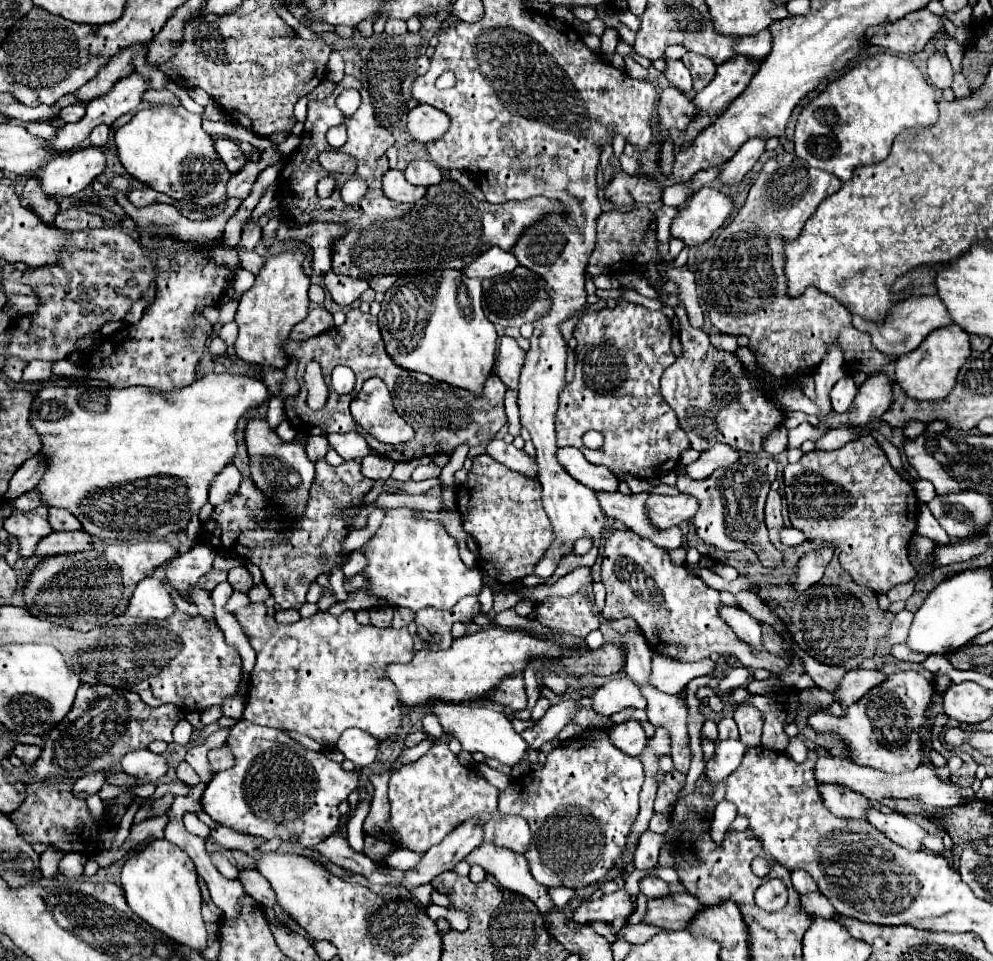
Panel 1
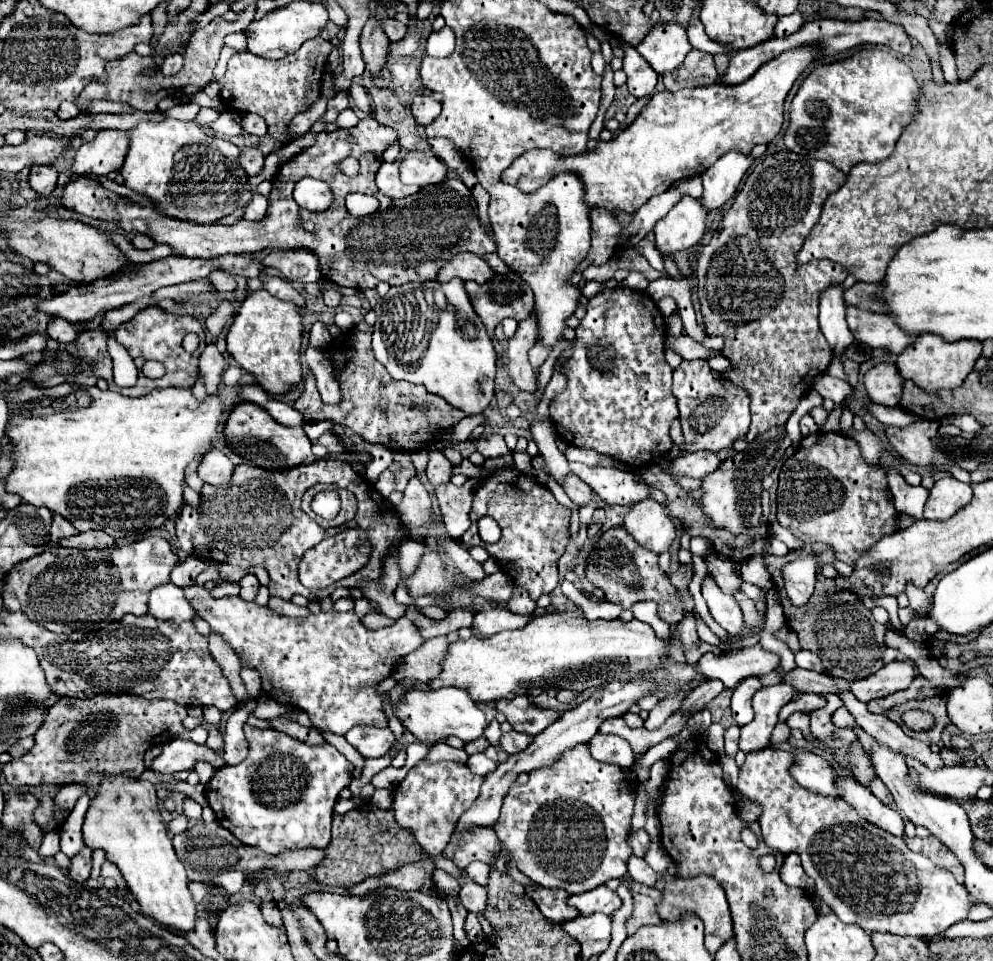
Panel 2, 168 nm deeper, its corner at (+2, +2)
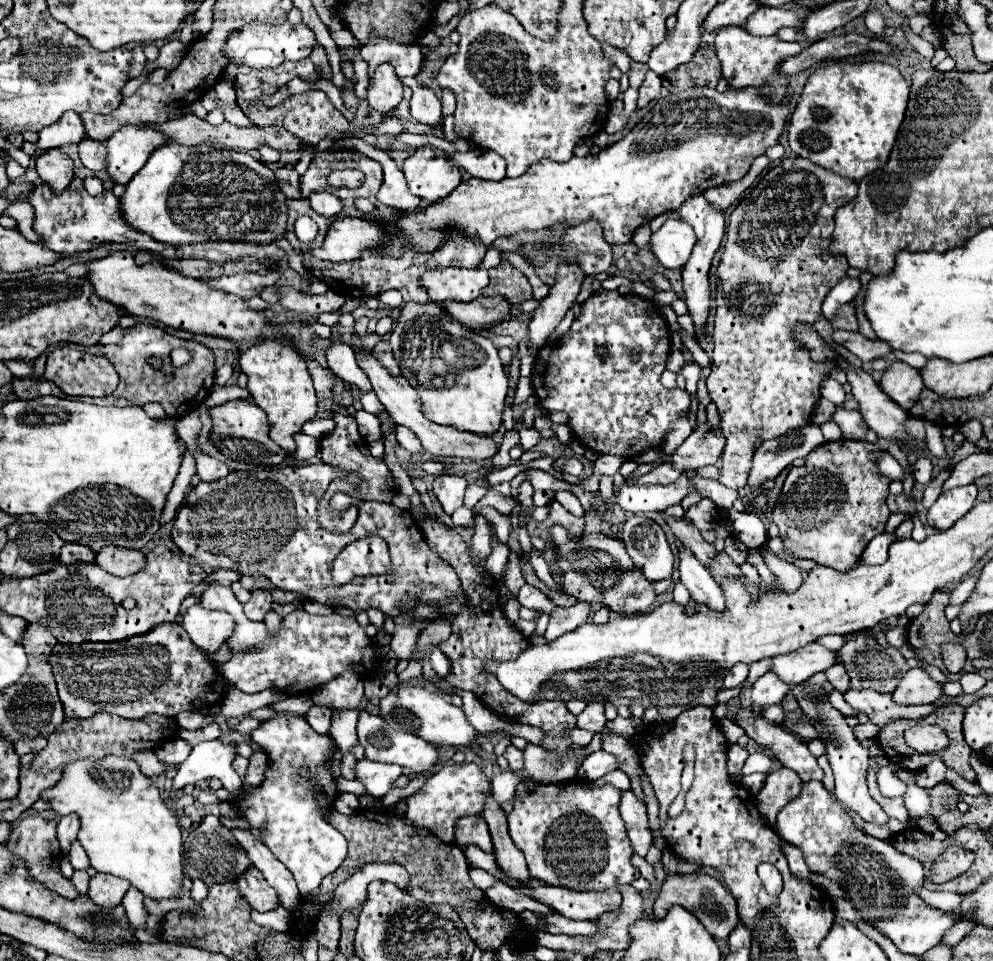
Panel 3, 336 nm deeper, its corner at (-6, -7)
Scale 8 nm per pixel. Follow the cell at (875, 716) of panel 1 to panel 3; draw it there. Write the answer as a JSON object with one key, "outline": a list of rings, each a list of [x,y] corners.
{"outline":[[[903,770],[897,776],[903,782],[907,782],[907,792],[905,792],[903,798],[905,798],[905,806],[907,806],[909,814],[915,816],[915,818],[923,818],[923,816],[931,814],[931,798],[929,798],[927,790],[923,790],[915,784],[915,774]]]}

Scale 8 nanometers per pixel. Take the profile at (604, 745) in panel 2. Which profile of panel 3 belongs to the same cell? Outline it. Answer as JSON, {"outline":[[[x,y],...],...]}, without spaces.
{"outline":[[[599,750],[599,752],[593,752],[591,756],[587,756],[583,760],[583,764],[577,772],[577,778],[593,782],[593,780],[597,780],[597,778],[601,778],[613,770],[617,770],[617,758],[607,754],[605,750]]]}

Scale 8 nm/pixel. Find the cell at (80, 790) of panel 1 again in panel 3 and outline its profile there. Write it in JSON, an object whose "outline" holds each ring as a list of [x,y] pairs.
{"outline":[[[69,814],[69,816],[61,818],[61,822],[57,826],[57,838],[59,838],[63,854],[69,854],[69,848],[75,842],[77,832],[79,832],[79,818],[75,814]]]}

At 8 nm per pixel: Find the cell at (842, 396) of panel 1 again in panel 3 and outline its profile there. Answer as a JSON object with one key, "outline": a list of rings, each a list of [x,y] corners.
{"outline":[[[825,378],[821,382],[821,396],[827,398],[827,400],[831,400],[835,406],[841,406],[845,402],[845,390],[843,390],[843,386],[837,380],[833,380],[833,378]]]}

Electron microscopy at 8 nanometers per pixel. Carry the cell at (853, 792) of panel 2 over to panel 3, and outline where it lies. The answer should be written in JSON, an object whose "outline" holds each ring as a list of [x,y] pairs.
{"outline":[[[821,674],[821,686],[817,686],[817,680],[811,678],[799,686],[793,688],[793,694],[797,698],[797,702],[801,704],[801,708],[805,710],[805,716],[811,720],[811,724],[815,726],[815,730],[819,732],[819,740],[825,742],[825,756],[833,768],[835,774],[835,796],[837,800],[841,800],[843,804],[847,804],[851,810],[855,810],[863,820],[873,822],[873,824],[887,824],[889,816],[883,812],[883,808],[871,798],[869,790],[867,790],[867,768],[869,768],[869,750],[861,746],[861,742],[855,738],[853,730],[847,726],[845,716],[841,716],[839,710],[835,710],[827,696],[833,692],[835,688],[831,684],[827,684],[825,676]]]}

